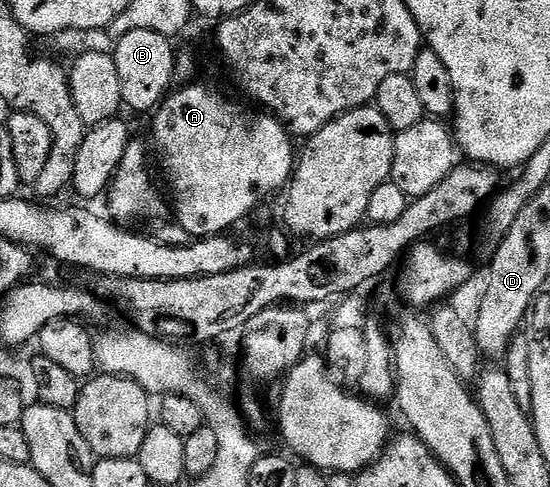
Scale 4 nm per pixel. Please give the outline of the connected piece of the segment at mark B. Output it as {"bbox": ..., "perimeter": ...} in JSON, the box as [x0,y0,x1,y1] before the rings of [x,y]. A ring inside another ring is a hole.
{"bbox":[111,30,177,115],"perimeter":[[[136,30],[127,32],[127,36],[116,39],[115,48],[111,53],[115,60],[115,72],[119,72],[119,88],[121,100],[139,113],[148,115],[156,111],[170,93],[169,81],[174,81],[177,69],[177,54],[173,50],[174,43],[164,38],[159,32]],[[149,110],[149,111],[148,111]]]}

